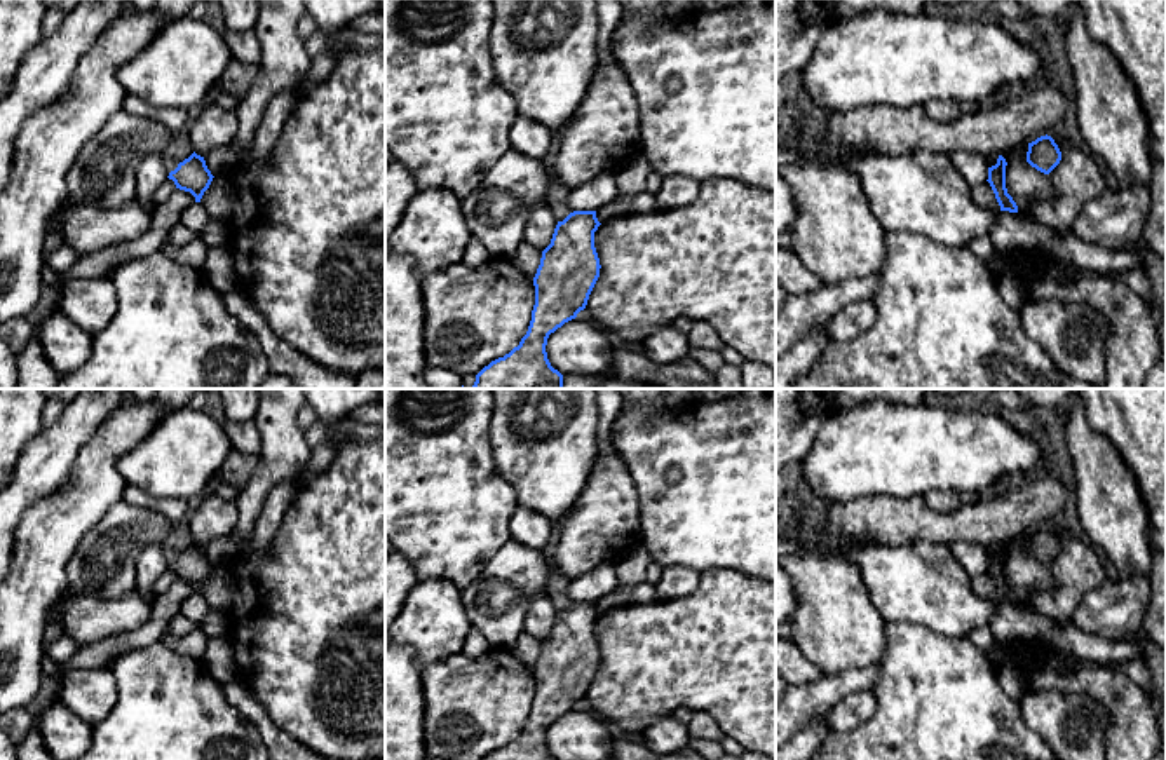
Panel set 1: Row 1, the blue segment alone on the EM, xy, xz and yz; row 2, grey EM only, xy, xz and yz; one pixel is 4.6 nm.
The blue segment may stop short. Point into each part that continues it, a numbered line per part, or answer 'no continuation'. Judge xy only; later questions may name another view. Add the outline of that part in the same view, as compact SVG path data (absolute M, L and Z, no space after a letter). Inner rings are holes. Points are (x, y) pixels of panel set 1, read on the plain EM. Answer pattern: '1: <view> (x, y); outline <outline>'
no continuation

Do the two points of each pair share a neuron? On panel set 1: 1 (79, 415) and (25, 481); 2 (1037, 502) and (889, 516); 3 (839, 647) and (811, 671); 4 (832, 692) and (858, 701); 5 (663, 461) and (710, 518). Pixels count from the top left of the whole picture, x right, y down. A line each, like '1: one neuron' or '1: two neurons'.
1: one neuron
2: one neuron
3: two neurons
4: two neurons
5: one neuron

